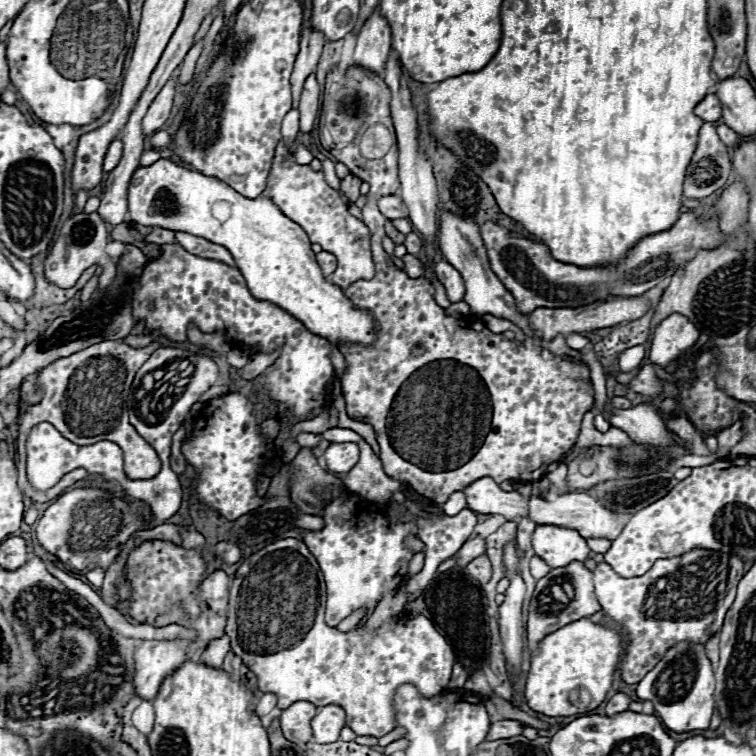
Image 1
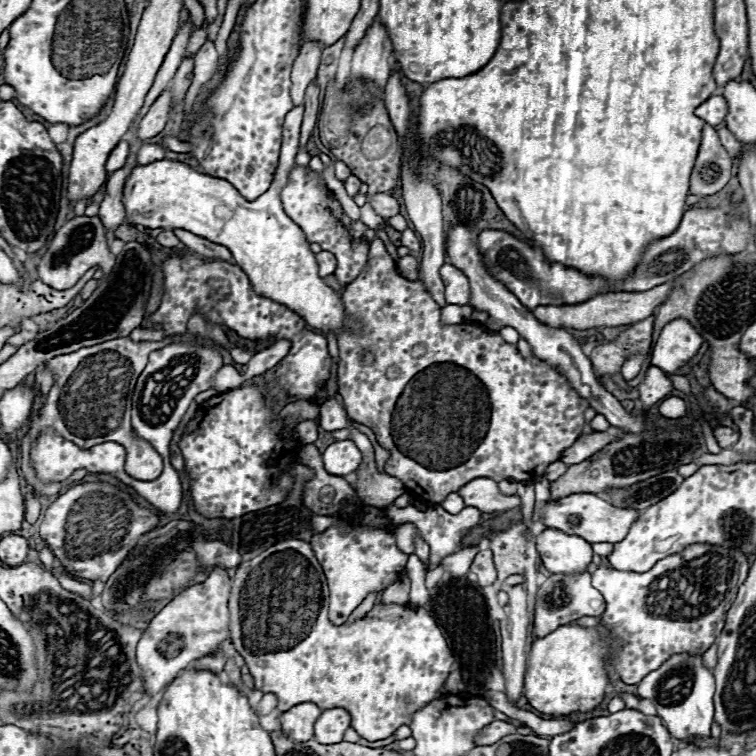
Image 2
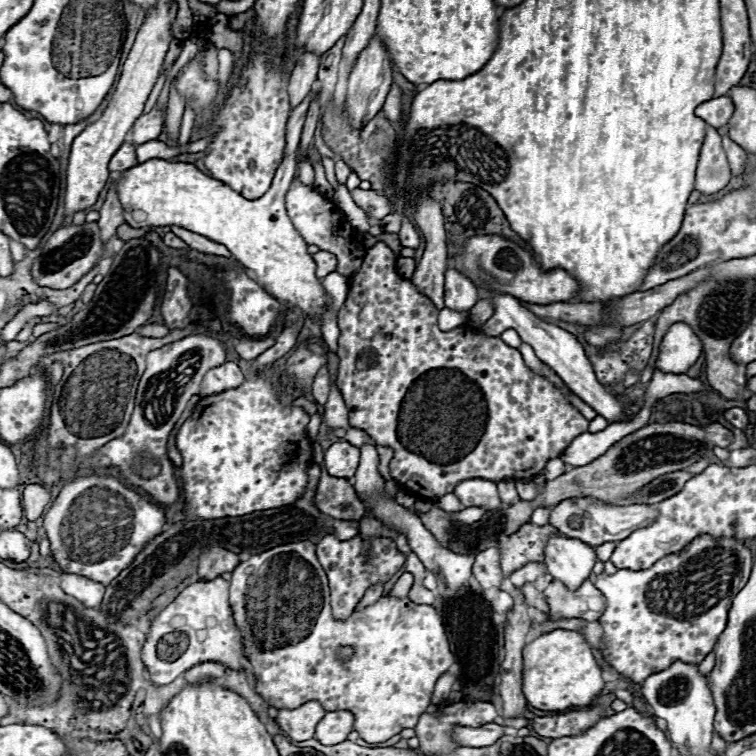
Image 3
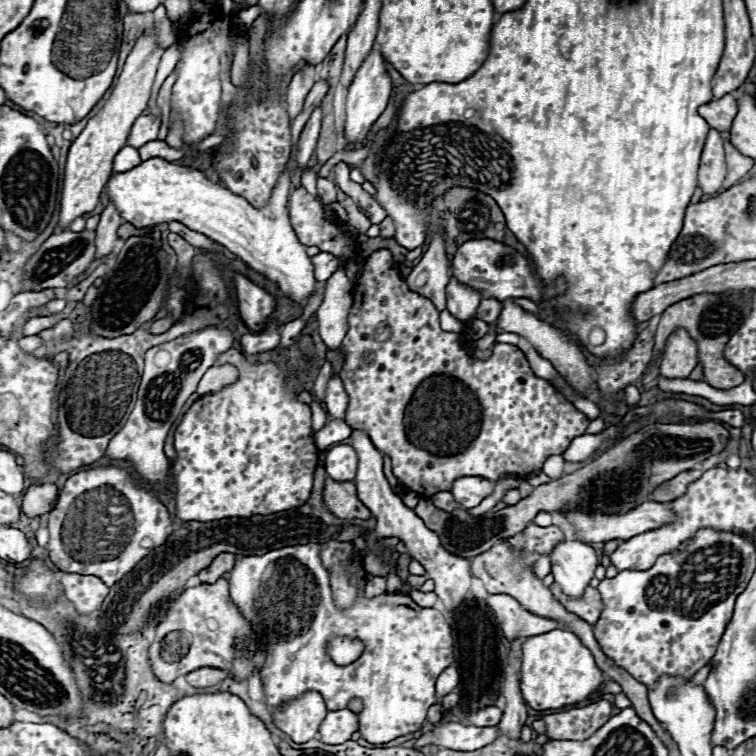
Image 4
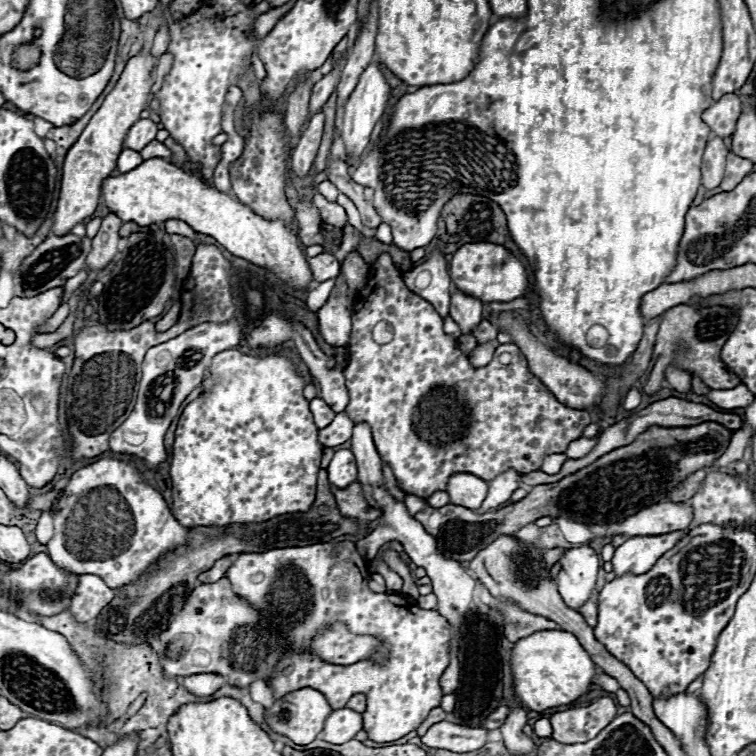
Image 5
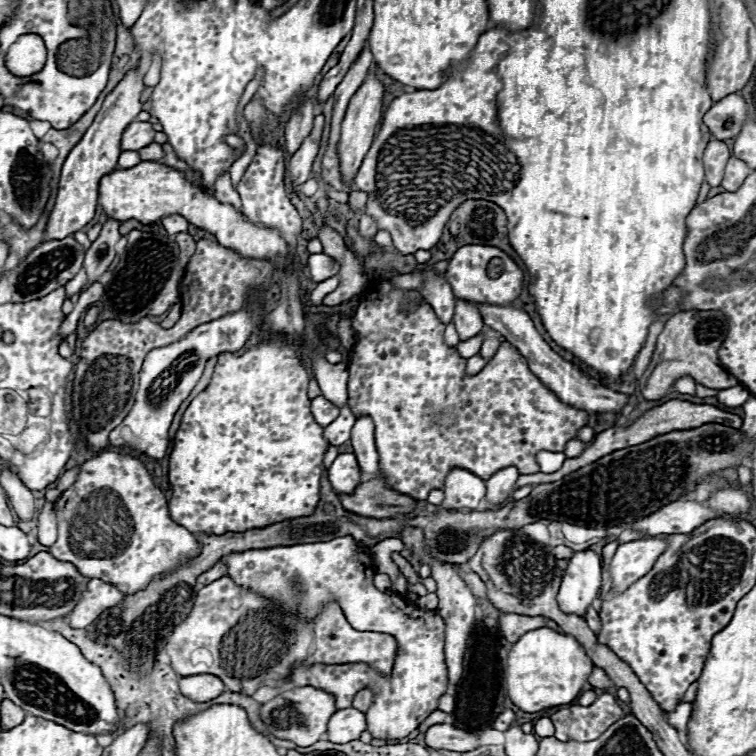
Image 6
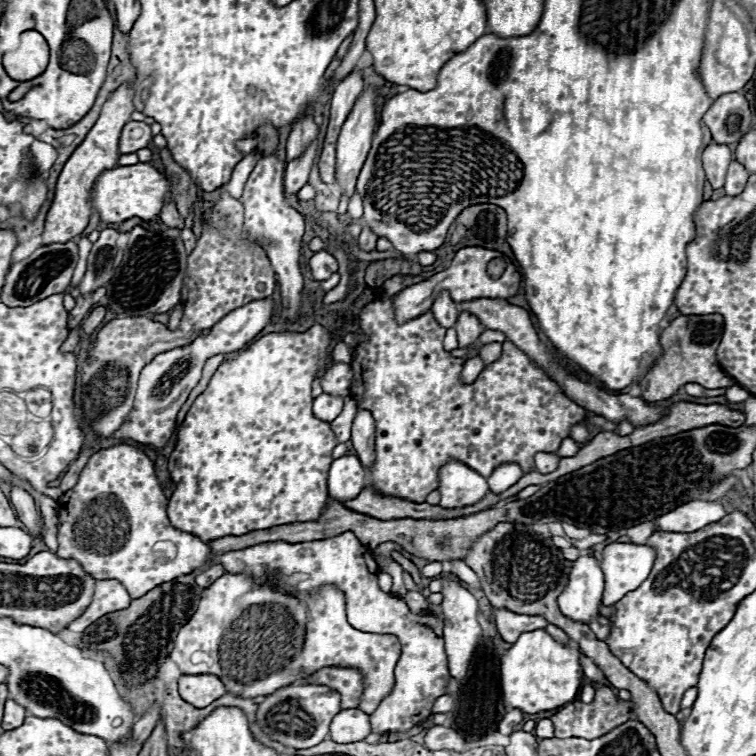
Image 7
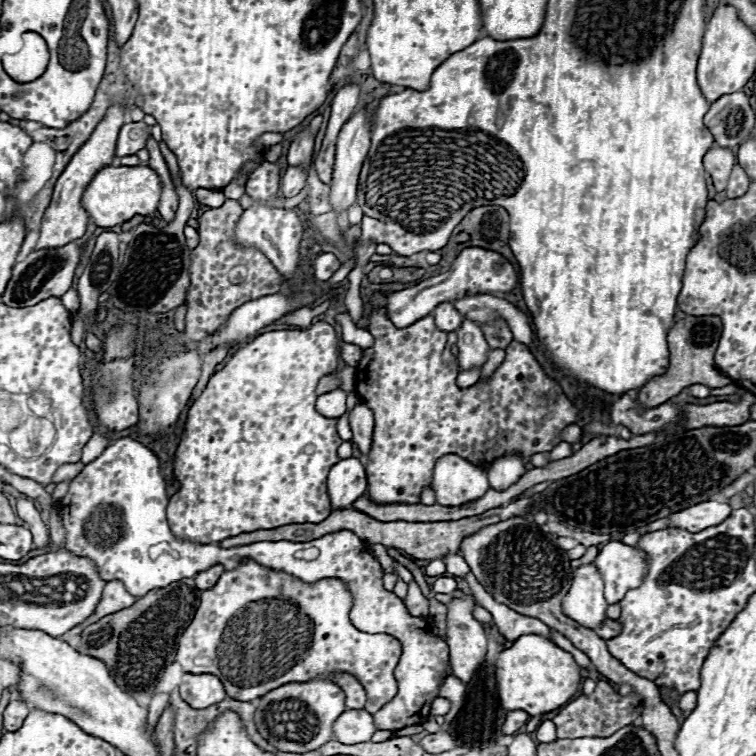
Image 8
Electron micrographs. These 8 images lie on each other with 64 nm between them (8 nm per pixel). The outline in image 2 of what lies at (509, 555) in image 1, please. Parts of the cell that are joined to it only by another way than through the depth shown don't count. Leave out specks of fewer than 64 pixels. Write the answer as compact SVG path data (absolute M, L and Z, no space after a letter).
M516 584L508 590L508 604L504 606L506 618L500 620L502 630L502 656L506 678L506 696L514 704L522 696L524 670L526 670L526 638L528 638L528 610L526 610L526 588Z

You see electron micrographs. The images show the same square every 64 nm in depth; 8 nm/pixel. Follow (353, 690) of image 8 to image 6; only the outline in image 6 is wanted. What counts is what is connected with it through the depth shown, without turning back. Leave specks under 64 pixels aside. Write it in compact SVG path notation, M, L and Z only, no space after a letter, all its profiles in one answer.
M352 536L334 538L330 542L234 552L224 556L222 560L228 564L230 578L236 580L238 586L260 594L262 598L268 598L272 604L280 606L284 614L298 614L298 608L302 604L300 620L314 622L324 606L336 602L354 630L390 634L398 644L390 676L378 674L368 664L300 664L294 666L294 670L288 674L288 678L284 680L288 686L284 688L320 688L334 696L338 710L352 706L352 698L356 692L372 688L374 702L366 714L366 730L376 740L398 740L408 736L422 724L422 720L428 718L428 714L438 708L438 700L442 694L446 694L448 688L444 660L446 624L434 610L416 608L414 612L400 594L376 590L372 584L372 578L376 574L372 558Z

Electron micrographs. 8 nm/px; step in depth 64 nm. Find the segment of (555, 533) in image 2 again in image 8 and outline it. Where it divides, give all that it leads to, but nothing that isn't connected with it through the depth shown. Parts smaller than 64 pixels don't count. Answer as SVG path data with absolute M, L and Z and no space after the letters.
M582 564L574 570L574 580L568 594L562 600L562 612L580 622L586 628L600 626L606 616L606 600L604 600L604 580L596 566Z

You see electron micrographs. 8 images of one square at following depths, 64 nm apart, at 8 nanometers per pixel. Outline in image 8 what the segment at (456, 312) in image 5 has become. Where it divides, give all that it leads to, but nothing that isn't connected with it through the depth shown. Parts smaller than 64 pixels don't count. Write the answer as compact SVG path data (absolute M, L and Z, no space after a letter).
M464 318L464 322L460 324L458 332L458 360L460 360L460 368L468 370L472 366L482 366L486 362L486 352L488 352L488 344L482 336L482 330L476 322Z

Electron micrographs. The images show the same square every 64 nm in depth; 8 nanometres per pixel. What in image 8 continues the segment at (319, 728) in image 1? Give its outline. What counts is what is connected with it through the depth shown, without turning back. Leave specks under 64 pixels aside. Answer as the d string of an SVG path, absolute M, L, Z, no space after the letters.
M346 710L344 714L338 716L332 730L334 730L334 738L342 744L368 742L376 732L372 714L368 714L366 710Z

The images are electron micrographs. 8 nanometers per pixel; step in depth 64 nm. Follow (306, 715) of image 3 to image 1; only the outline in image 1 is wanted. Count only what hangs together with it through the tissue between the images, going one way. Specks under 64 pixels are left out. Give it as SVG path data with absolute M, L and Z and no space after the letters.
M304 700L294 702L280 714L280 724L286 740L294 744L306 744L312 740L310 720L316 716L316 706Z

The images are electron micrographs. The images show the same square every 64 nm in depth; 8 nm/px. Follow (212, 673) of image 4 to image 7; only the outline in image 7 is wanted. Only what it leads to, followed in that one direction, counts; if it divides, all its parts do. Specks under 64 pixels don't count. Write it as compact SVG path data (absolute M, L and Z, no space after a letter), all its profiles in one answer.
M198 674L198 676L182 676L178 680L178 688L180 688L180 696L194 704L196 708L200 706L208 706L210 702L218 700L220 696L226 694L224 684L220 682L220 678L212 676L212 674Z

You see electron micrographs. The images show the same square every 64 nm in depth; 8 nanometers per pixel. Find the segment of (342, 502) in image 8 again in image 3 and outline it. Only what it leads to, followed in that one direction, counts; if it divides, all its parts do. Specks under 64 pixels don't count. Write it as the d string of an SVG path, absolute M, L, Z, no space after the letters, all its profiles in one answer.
M342 440L342 442L334 442L324 452L324 456L326 456L326 470L330 476L352 478L352 474L356 472L356 466L358 466L360 450L356 446L352 446L350 442Z

